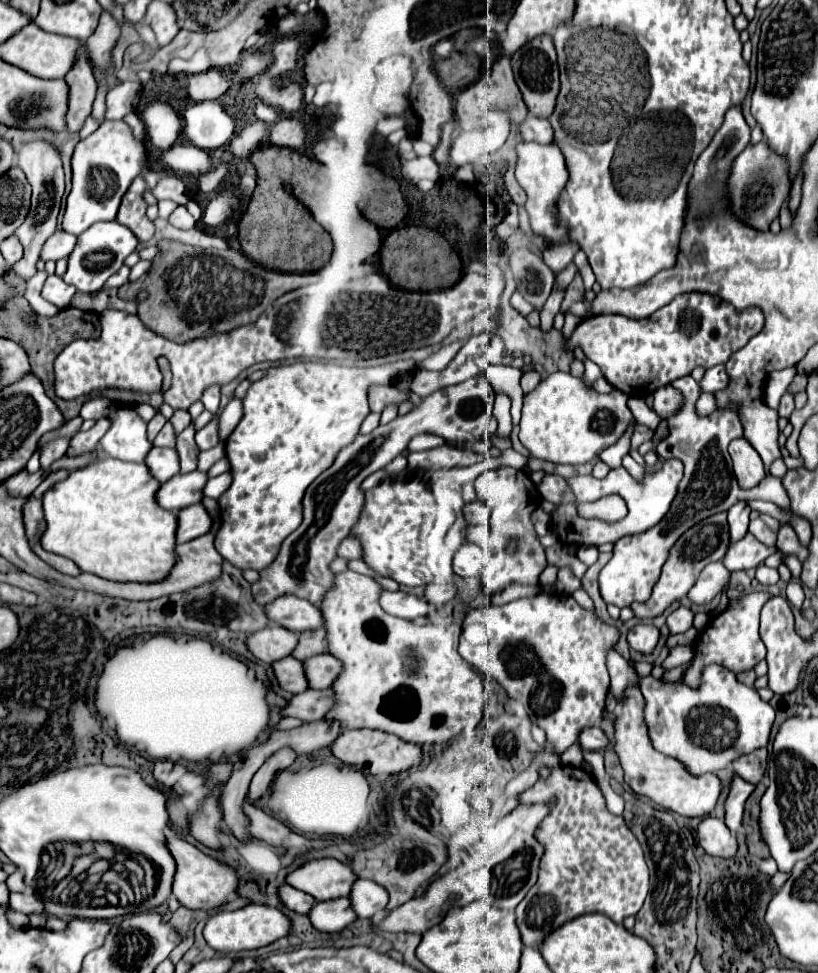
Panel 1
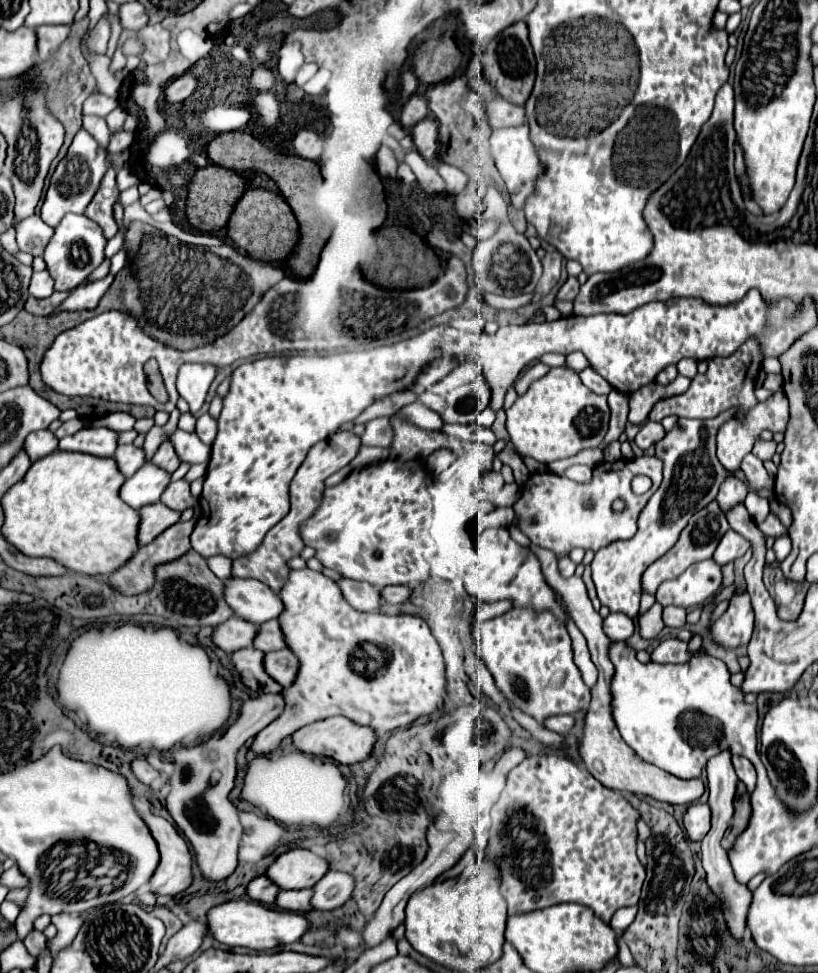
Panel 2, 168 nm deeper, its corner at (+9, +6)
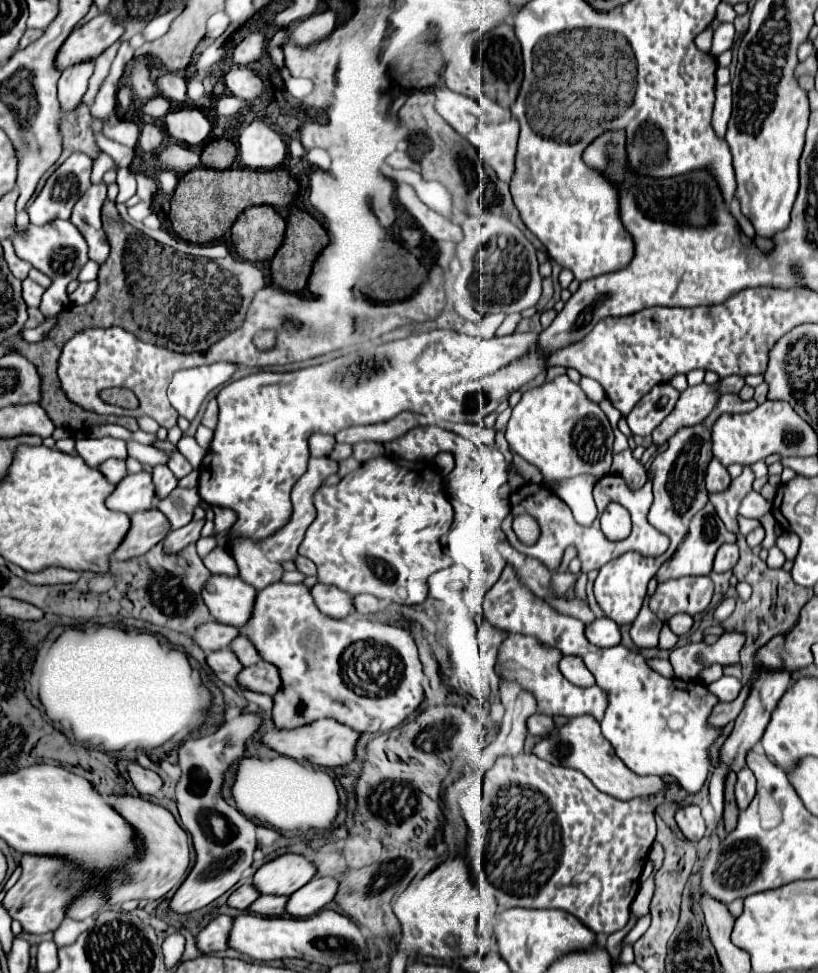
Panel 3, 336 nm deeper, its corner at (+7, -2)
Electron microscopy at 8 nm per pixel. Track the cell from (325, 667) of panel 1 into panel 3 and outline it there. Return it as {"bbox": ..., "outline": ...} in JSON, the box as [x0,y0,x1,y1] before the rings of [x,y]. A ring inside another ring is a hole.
{"bbox":[236,661,280,695],"outline":[[[260,661],[258,665],[246,667],[238,673],[236,677],[238,685],[242,689],[254,691],[254,693],[266,693],[266,695],[274,695],[280,689],[280,677],[278,677],[278,669],[272,667],[266,661]]]}

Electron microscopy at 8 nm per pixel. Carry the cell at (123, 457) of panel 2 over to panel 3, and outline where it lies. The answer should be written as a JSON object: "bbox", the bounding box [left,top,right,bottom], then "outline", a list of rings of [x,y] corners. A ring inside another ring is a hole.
{"bbox":[98,459,126,485],"outline":[[[108,459],[108,461],[104,461],[104,463],[98,467],[98,471],[100,471],[112,485],[116,485],[116,483],[120,483],[120,481],[124,479],[124,475],[126,475],[126,465],[124,465],[122,459],[120,459],[120,461]]]}

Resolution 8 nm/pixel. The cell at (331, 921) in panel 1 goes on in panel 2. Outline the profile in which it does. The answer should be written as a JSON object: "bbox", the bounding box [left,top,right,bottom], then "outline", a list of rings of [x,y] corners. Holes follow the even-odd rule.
{"bbox":[276,889,314,913],"outline":[[[302,889],[302,891],[282,891],[278,895],[276,905],[280,909],[286,909],[286,911],[308,913],[308,911],[314,911],[314,907],[310,905],[310,899],[312,899],[310,889]]]}

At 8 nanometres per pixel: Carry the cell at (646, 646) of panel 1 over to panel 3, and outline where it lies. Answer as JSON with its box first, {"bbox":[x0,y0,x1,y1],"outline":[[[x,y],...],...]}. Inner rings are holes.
{"bbox":[584,617,620,647],"outline":[[[600,617],[600,619],[594,619],[592,623],[588,623],[584,627],[584,635],[596,647],[614,647],[620,643],[620,629],[608,617]]]}

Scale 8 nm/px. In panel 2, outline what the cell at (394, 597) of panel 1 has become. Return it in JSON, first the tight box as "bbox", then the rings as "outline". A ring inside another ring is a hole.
{"bbox":[338,579,384,611],"outline":[[[340,579],[338,585],[342,585],[342,595],[350,605],[358,611],[380,611],[384,599],[376,585],[366,581],[354,581],[354,579]]]}

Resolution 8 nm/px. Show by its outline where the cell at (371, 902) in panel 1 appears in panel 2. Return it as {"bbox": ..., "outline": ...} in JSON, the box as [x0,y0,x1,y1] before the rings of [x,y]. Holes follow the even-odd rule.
{"bbox":[312,871,354,911],"outline":[[[330,871],[318,885],[314,885],[312,905],[320,911],[332,911],[342,907],[346,901],[352,899],[354,893],[354,877],[340,871]]]}

